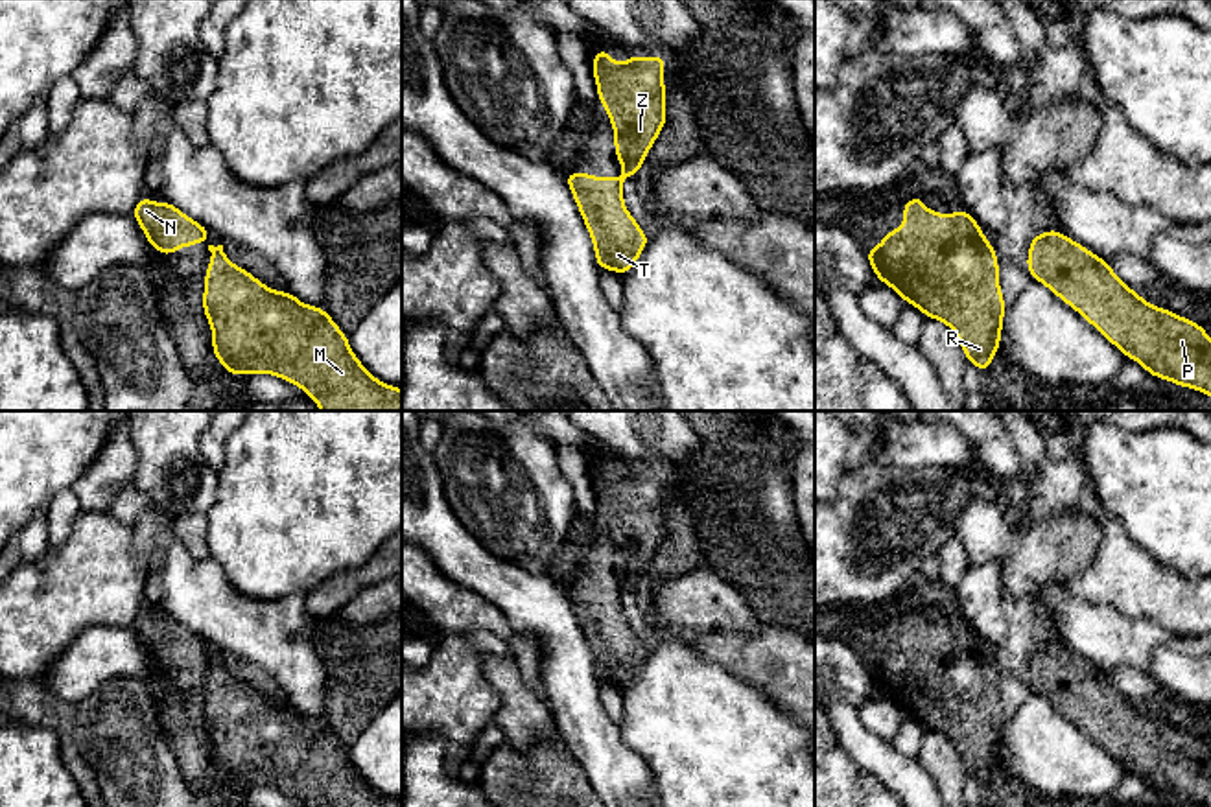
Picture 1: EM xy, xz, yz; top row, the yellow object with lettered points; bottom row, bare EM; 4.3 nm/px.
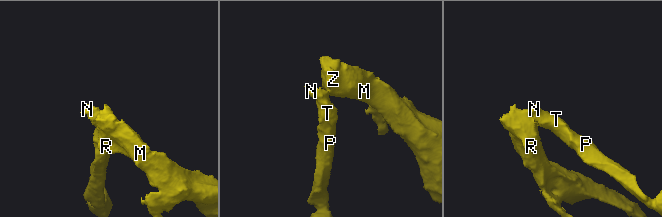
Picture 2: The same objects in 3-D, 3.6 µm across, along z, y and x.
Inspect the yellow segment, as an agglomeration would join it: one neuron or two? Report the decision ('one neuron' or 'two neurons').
two neurons

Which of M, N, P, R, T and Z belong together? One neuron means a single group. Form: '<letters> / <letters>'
M R Z / N P T

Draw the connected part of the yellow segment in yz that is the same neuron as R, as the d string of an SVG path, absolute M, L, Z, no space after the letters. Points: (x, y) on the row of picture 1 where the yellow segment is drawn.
M914 195L903 205L903 225L864 254L881 284L927 319L947 324L966 361L990 370L1006 304L997 251L968 210L944 216Z

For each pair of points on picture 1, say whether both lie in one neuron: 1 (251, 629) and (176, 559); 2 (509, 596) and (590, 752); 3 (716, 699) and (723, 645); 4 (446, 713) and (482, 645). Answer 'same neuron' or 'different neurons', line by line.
1: same neuron
2: same neuron
3: different neurons
4: same neuron

